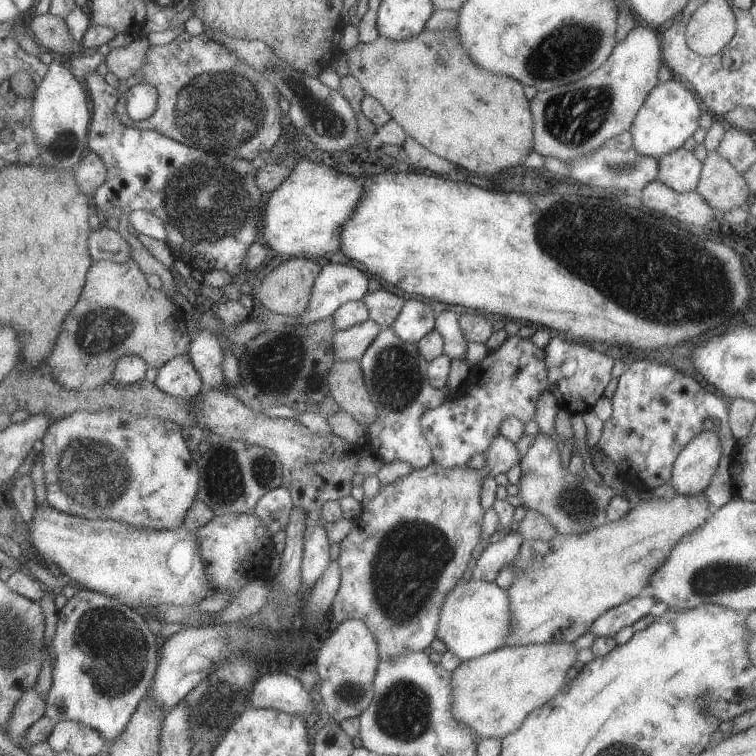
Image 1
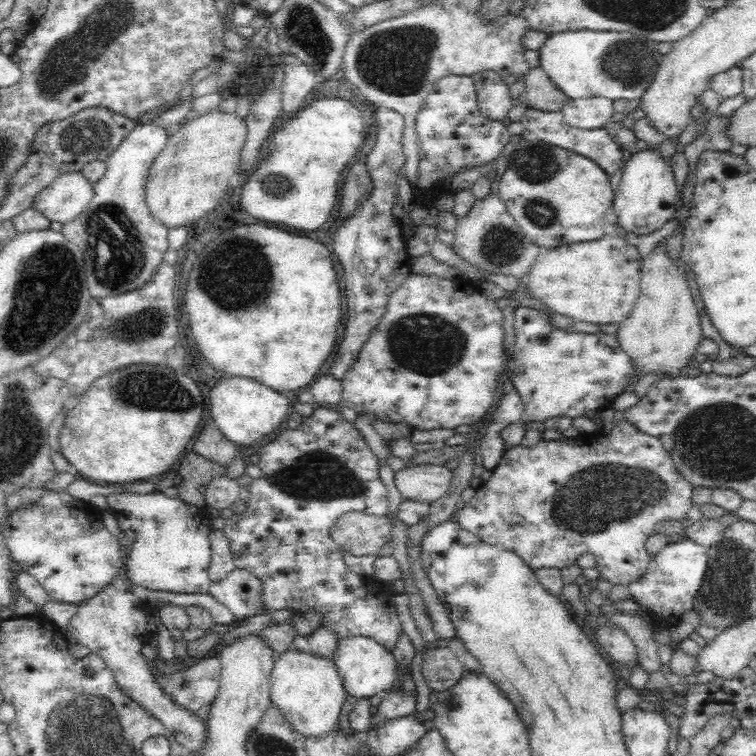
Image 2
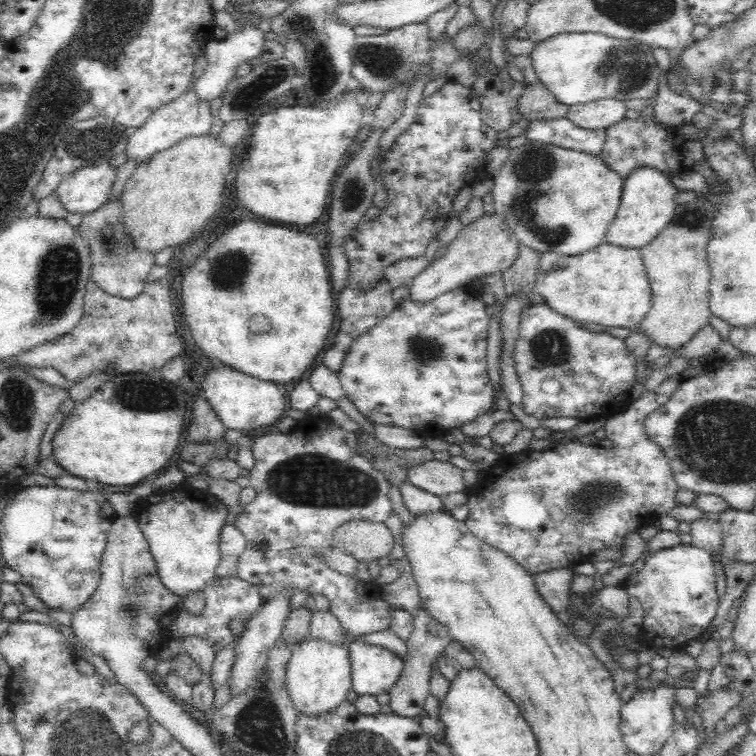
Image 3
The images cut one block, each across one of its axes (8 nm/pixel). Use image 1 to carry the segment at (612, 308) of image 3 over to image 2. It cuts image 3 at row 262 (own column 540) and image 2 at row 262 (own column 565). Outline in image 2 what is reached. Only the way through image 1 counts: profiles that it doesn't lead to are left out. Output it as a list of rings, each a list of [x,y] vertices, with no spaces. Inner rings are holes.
[[[618,236],[543,249],[527,274],[526,285],[534,299],[564,316],[592,324],[615,324],[628,318],[639,295],[643,258],[638,249]]]

